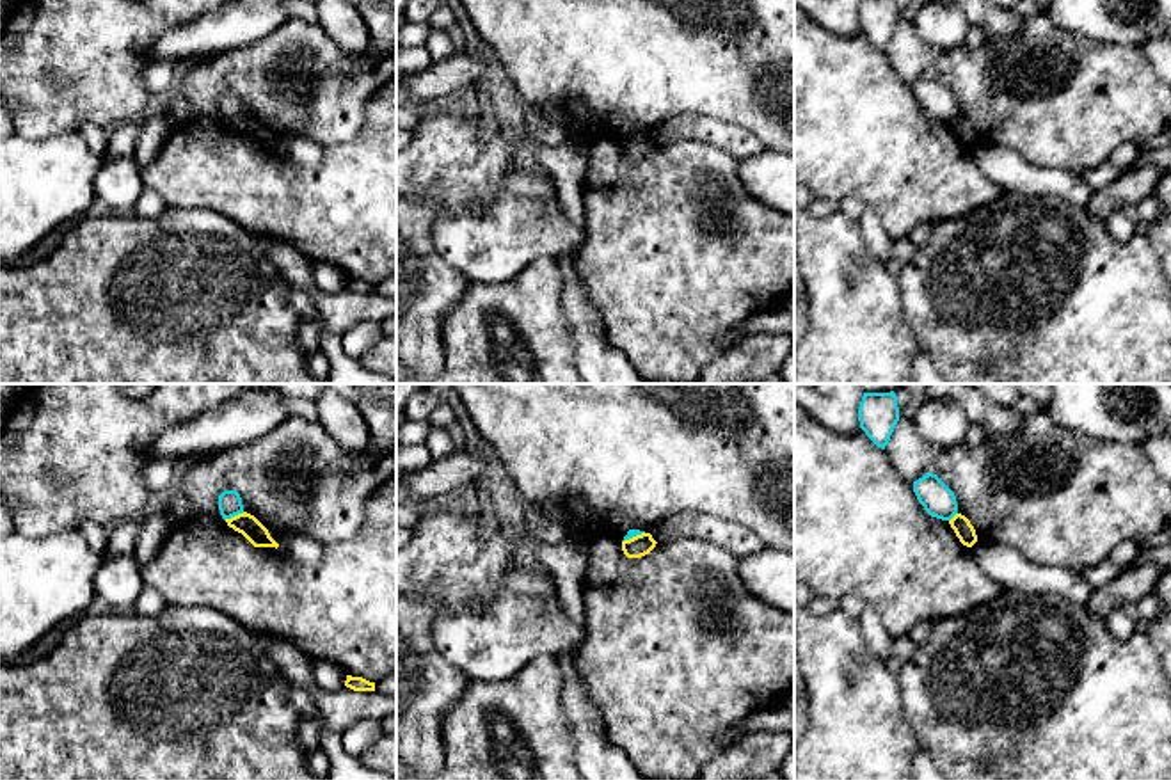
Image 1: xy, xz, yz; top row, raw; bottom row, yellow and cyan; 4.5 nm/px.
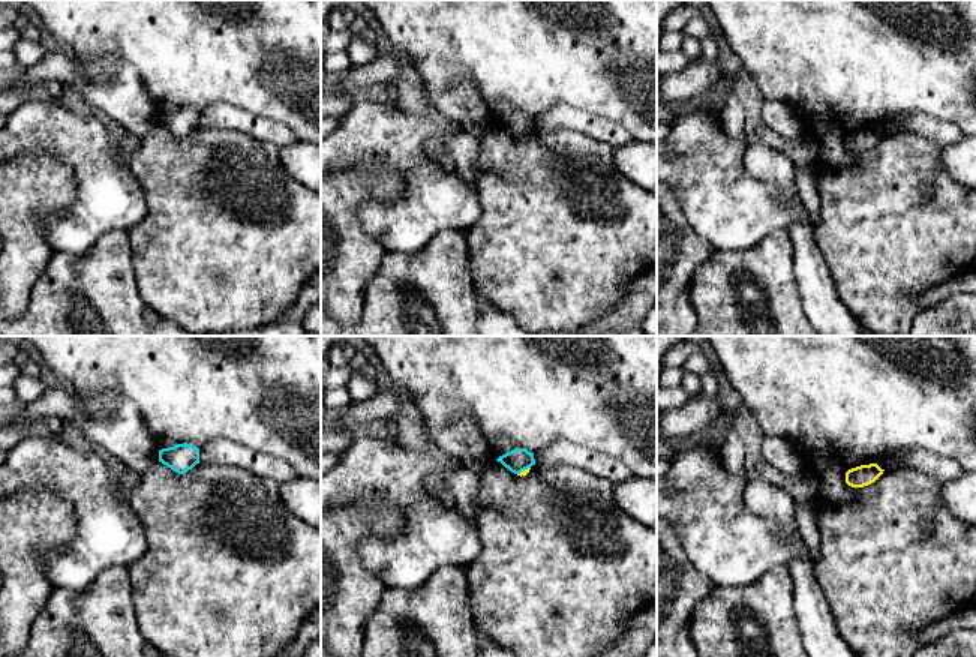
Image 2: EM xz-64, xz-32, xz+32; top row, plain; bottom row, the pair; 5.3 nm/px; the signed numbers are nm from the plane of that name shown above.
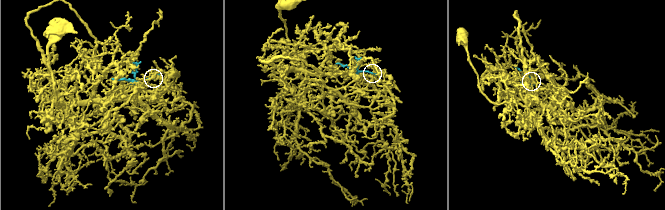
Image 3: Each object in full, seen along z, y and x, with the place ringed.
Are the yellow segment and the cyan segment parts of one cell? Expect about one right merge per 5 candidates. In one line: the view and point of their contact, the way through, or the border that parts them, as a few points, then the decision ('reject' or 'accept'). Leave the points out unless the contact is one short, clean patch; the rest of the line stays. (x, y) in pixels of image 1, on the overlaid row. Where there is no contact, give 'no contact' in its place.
xy (233, 517) | along xy (244, 512), (224, 519) | reject

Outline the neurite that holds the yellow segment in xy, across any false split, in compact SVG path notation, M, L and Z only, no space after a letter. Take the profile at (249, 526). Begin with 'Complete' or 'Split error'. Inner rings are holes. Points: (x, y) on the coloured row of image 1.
Complete. M243 512L226 519L227 526L242 533L254 547L279 547L268 529L251 513Z

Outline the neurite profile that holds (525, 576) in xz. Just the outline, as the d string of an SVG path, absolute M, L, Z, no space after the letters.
M517 558L506 570L506 588L540 599L556 597L554 577L531 558Z

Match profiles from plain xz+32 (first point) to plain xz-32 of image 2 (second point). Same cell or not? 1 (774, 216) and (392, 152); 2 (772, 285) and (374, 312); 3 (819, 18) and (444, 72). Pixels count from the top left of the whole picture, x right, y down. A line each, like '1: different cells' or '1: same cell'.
1: same cell
2: same cell
3: same cell

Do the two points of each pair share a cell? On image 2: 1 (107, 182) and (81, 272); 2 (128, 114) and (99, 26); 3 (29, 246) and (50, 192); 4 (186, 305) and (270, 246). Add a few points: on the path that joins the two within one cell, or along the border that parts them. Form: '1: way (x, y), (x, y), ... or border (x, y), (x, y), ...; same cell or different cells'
1: border (116, 230), (107, 231), (80, 254), (56, 252); different cells
2: border (77, 56), (93, 77), (116, 57), (143, 81); different cells
3: way (27, 231), (27, 209), (35, 201); same cell
4: way (207, 284), (210, 281), (224, 281), (249, 255); same cell

